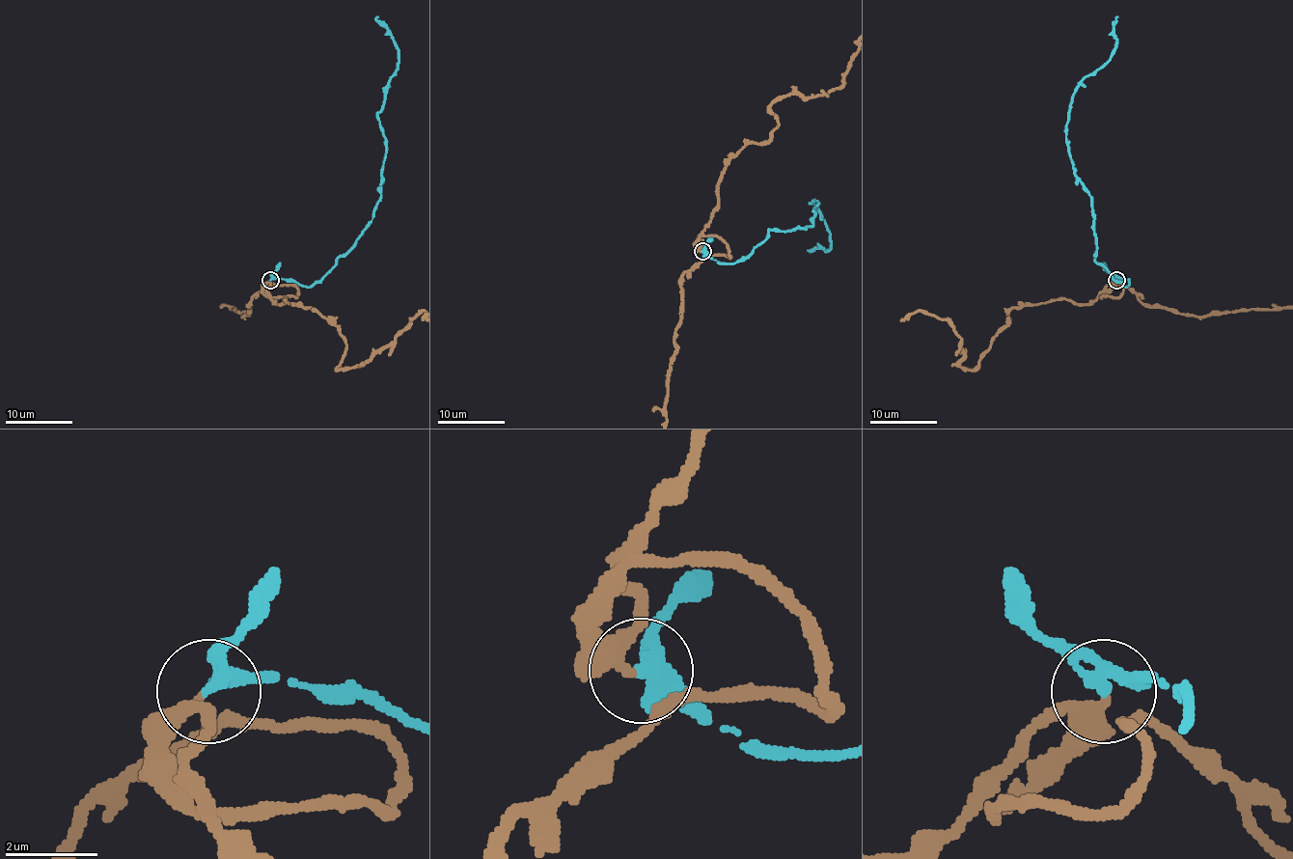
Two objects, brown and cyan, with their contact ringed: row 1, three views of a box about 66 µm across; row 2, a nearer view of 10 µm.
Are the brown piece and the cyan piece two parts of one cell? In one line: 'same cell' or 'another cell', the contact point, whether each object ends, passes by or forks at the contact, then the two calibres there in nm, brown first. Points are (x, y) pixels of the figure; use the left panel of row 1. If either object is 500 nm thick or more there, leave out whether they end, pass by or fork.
same cell; place (270, 280); brown forks; cyan forks; calibres 180 and 280 nm

